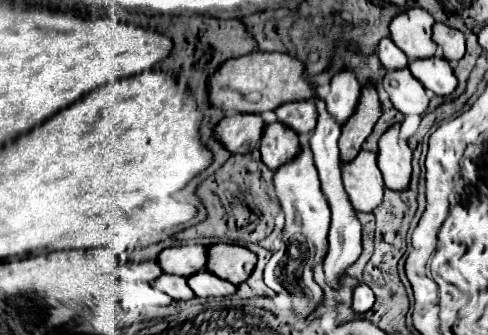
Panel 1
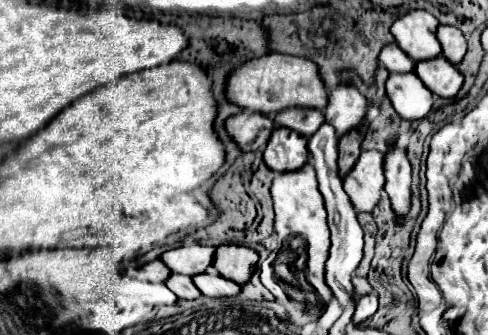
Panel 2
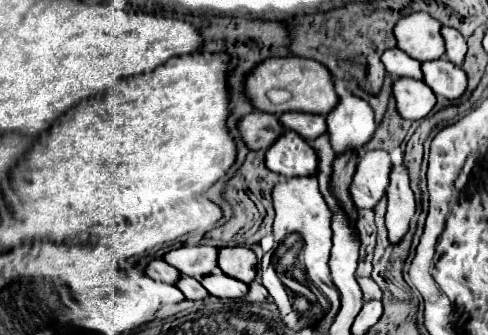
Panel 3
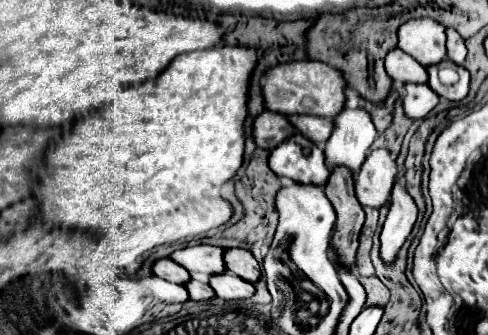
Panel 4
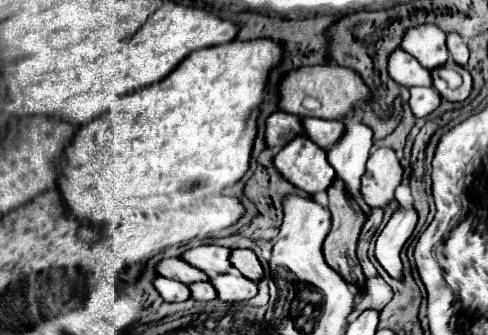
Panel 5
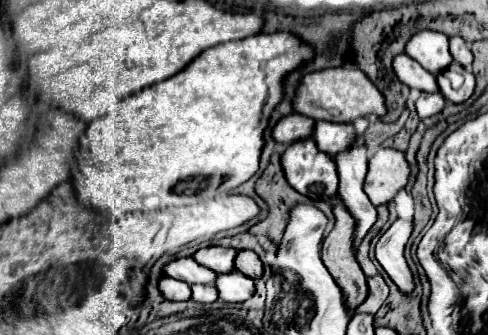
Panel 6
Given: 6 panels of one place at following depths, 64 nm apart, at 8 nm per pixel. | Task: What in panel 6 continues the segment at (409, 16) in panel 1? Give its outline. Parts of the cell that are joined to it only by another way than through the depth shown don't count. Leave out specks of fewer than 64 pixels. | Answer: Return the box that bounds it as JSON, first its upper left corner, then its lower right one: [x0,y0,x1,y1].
[406,32,452,74]

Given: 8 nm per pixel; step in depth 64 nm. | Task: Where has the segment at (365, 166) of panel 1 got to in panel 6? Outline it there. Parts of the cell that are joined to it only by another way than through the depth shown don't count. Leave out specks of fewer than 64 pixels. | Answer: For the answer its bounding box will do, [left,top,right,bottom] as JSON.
[364,148,410,206]

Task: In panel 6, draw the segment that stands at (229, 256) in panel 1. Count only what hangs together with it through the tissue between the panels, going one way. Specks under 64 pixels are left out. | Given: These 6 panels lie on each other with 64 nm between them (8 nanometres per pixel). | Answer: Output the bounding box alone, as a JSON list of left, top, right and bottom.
[236,250,264,278]

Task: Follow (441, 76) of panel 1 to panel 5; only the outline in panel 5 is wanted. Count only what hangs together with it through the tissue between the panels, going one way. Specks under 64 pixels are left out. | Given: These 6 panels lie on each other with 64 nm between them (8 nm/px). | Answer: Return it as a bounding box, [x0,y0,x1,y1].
[432,66,472,102]

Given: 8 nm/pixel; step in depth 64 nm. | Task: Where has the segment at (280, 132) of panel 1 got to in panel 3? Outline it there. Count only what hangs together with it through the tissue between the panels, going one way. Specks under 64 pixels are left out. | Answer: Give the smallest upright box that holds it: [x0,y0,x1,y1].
[266,130,318,178]

